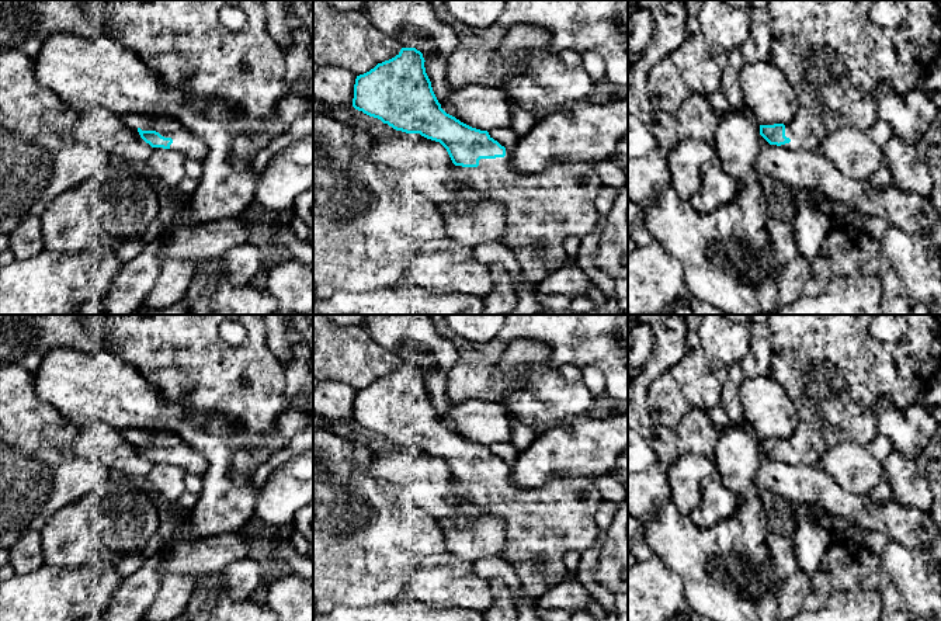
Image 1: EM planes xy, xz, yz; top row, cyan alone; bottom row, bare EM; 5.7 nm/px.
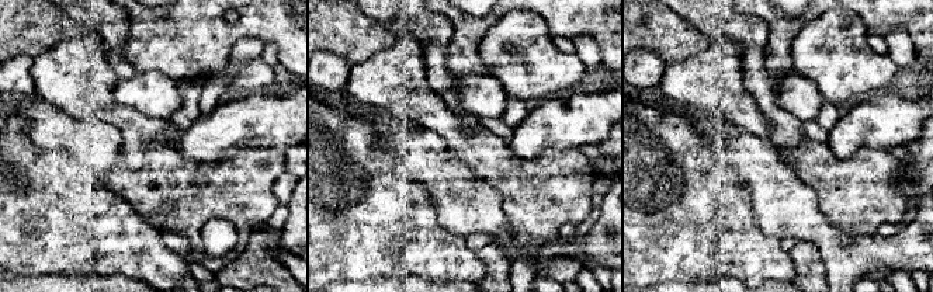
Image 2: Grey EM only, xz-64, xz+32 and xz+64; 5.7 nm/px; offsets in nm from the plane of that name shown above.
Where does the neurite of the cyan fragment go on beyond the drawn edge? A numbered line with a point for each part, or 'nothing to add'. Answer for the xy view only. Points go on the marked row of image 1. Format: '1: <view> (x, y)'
1: xy (184, 141)

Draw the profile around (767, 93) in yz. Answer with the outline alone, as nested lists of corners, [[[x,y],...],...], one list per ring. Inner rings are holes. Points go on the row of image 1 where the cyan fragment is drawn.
[[[771,60],[744,63],[740,72],[740,89],[743,105],[756,115],[760,125],[787,125],[799,110],[799,101],[791,81]]]

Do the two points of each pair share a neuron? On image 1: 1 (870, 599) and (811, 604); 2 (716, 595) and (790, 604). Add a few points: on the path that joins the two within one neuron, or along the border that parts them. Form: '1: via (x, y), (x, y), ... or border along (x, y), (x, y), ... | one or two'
1: border along (857, 592), (836, 590), (822, 606) | two
2: border along (781, 580), (778, 586), (778, 606) | two

